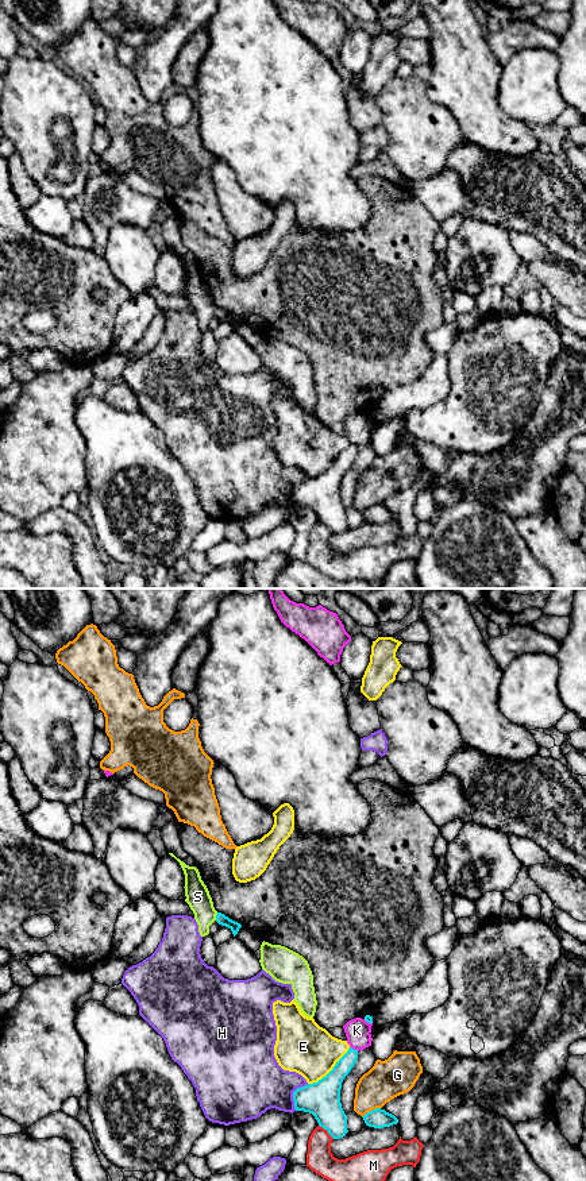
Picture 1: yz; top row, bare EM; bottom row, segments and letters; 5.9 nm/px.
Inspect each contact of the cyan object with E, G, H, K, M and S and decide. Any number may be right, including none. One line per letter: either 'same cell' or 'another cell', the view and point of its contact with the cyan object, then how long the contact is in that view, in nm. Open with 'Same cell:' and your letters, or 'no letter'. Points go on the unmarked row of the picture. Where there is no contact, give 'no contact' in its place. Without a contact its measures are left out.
Same cell: no letter
E: another cell; meets cyan in yz at (331, 466); contact 340 nm long
G: another cell; meets cyan in yz at (370, 506); contact 130 nm long
H: another cell; meets cyan in yz at (293, 489); contact 180 nm long
K: another cell; meets cyan in yz at (354, 444); contact 60 nm long
M: another cell; meets cyan in yz at (327, 525); contact 130 nm long
S: another cell; meets cyan in yz at (216, 312); contact 50 nm long

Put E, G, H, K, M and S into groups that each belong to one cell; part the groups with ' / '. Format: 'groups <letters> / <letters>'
groups E / G / H / K / M / S

